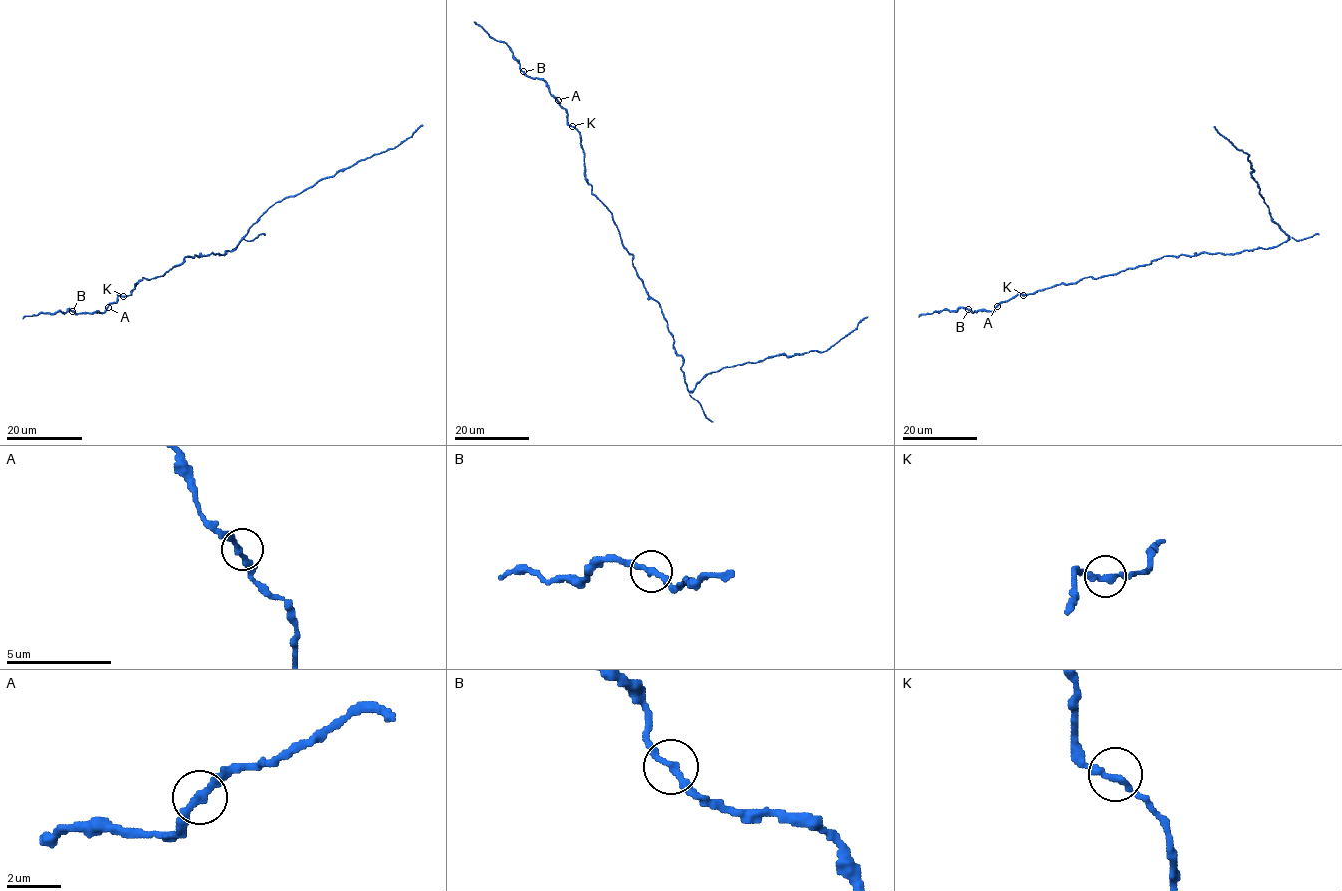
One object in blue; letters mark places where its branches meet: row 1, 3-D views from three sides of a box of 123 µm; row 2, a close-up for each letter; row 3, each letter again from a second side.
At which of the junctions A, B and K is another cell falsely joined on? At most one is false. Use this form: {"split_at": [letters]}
{"split_at": []}

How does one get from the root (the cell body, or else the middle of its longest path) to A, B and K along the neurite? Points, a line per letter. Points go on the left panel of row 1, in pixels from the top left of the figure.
A: (198, 256), (186, 256), (162, 276), (142, 277), (130, 295), (118, 295), (108, 307)
B: (198, 256), (186, 256), (162, 276), (142, 277), (130, 295), (118, 295), (104, 312), (73, 311)
K: (198, 256), (186, 256), (184, 262), (162, 276), (149, 280), (142, 277), (130, 295), (123, 296)

